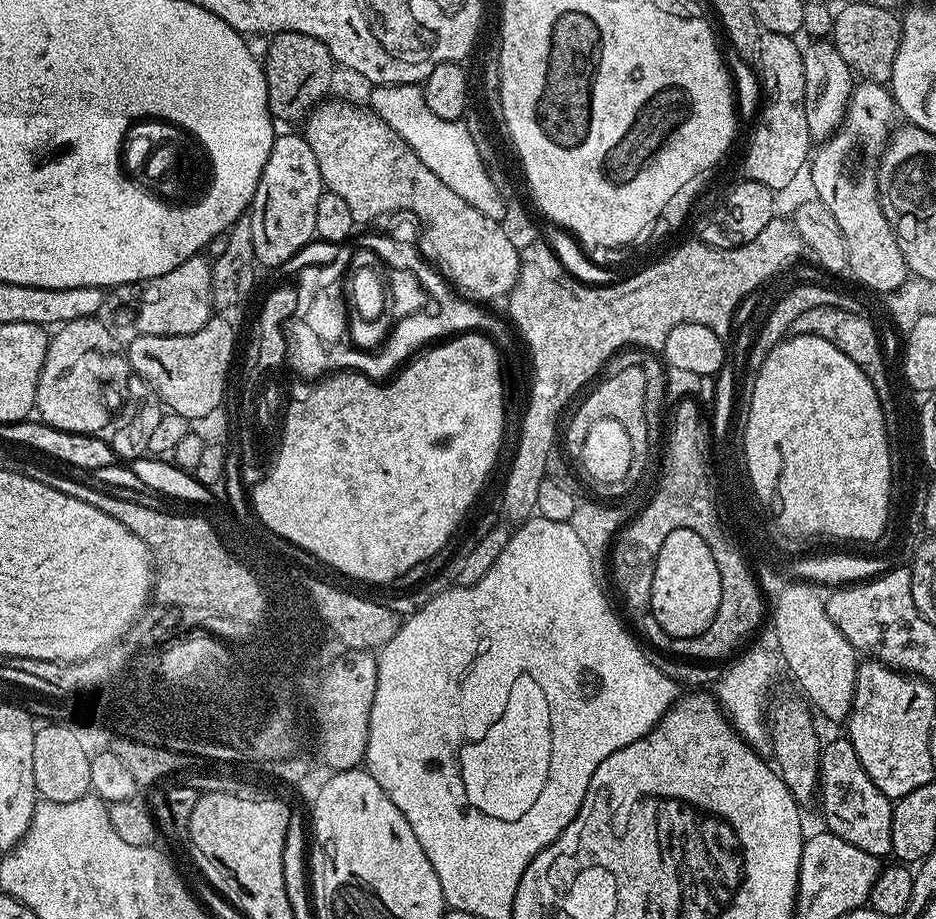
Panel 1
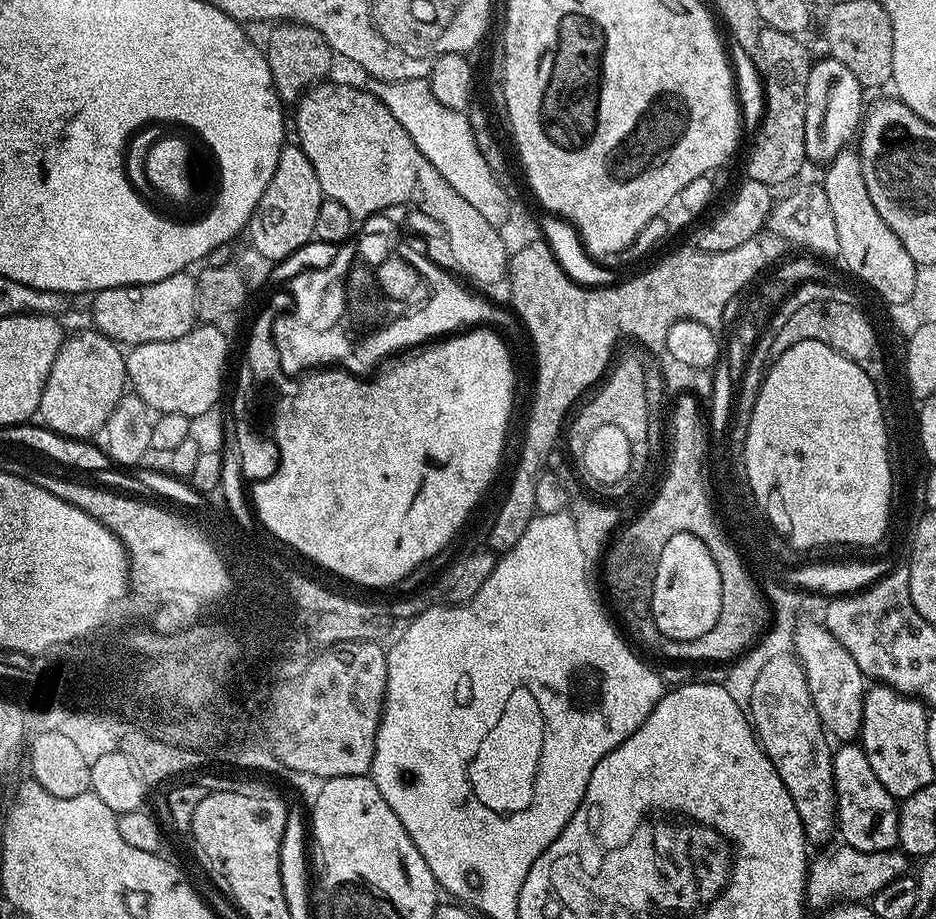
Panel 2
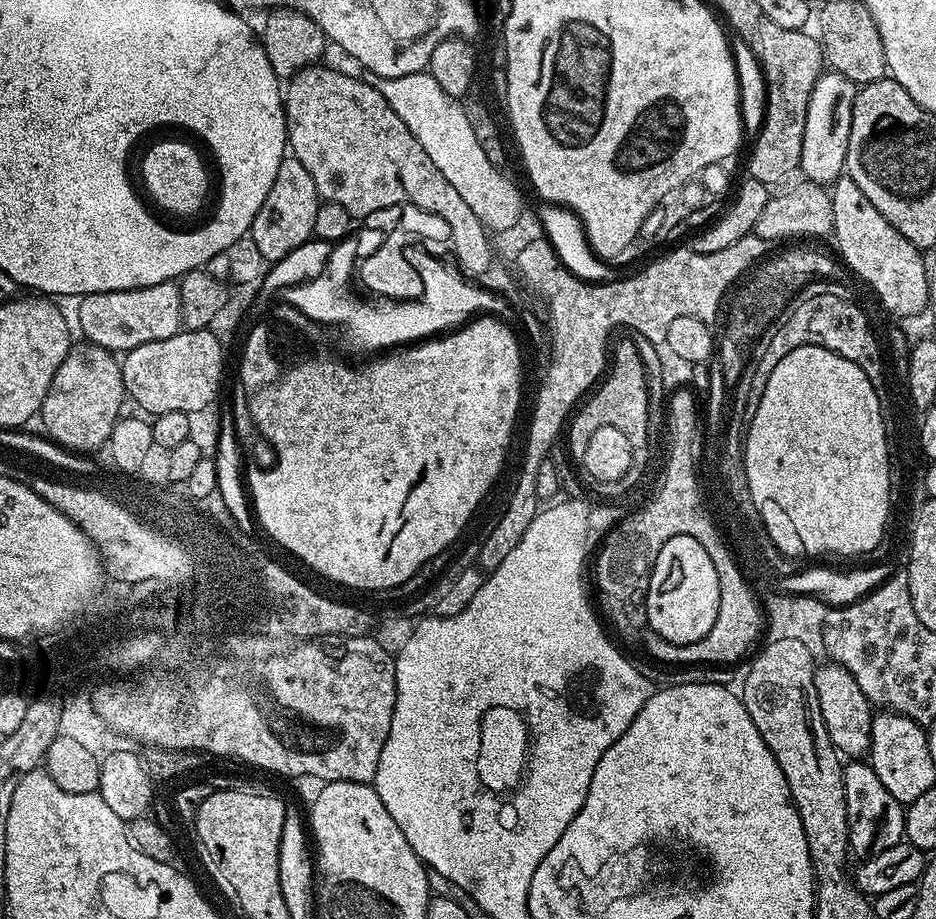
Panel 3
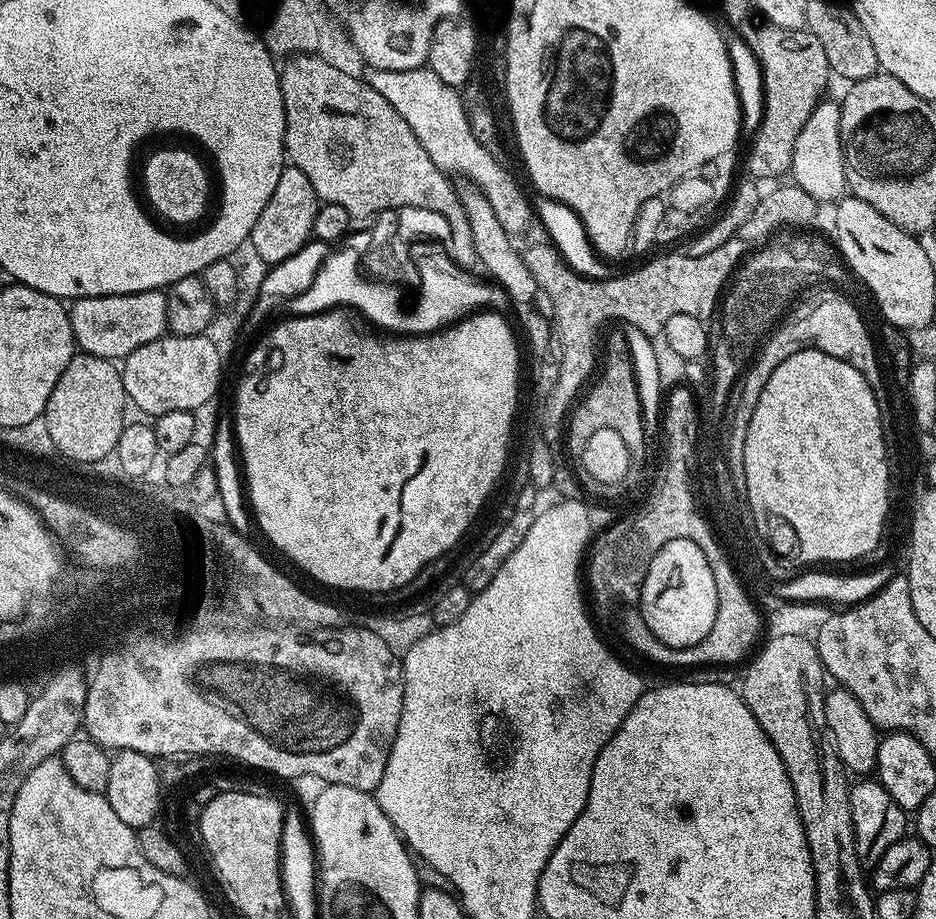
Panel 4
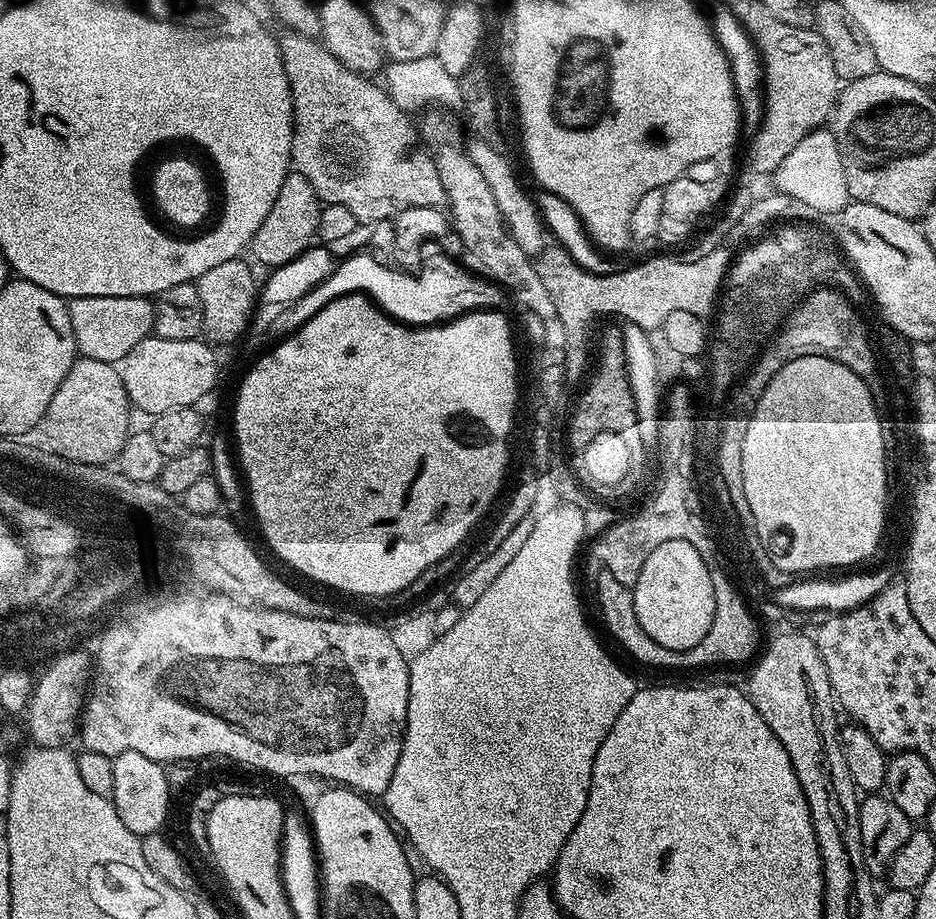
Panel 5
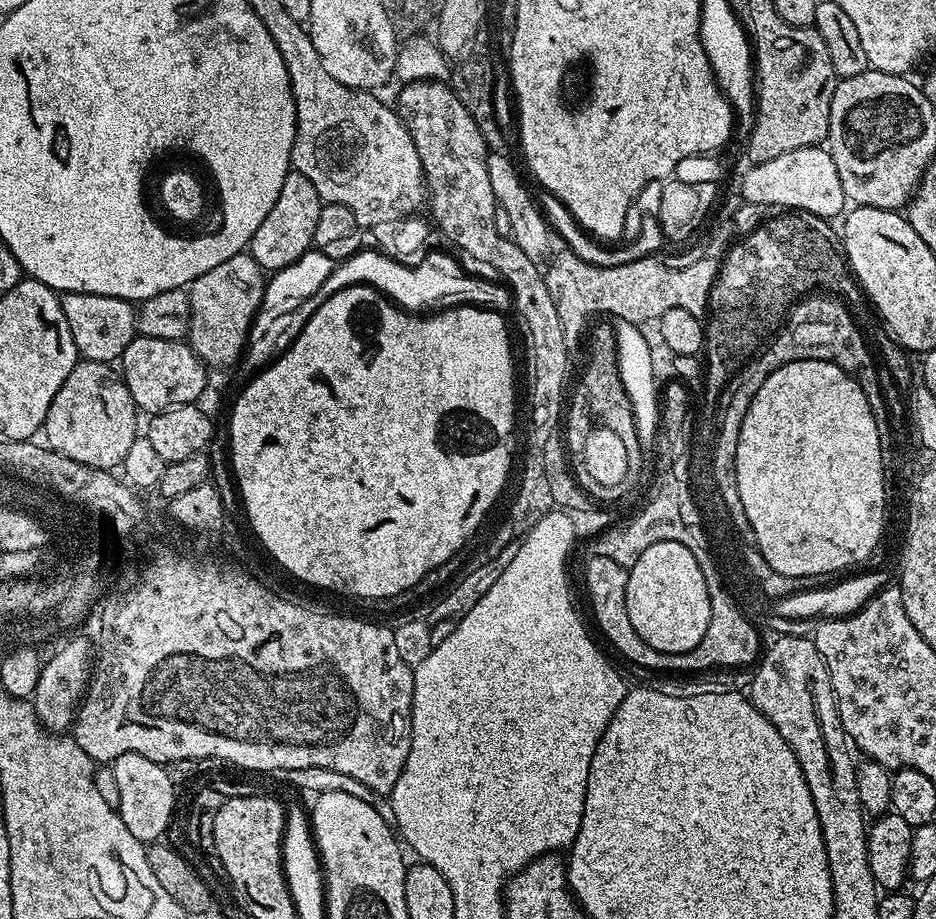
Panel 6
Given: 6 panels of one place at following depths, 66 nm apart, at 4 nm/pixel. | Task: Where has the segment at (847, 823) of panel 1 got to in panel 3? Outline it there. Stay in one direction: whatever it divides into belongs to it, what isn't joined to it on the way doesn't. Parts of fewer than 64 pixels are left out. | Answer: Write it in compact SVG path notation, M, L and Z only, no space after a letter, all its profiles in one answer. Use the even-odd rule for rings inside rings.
M859 758L844 764L844 793L848 819L846 844L851 855L853 852L856 858L867 858L882 854L882 850L890 850L890 846L904 840L905 805L898 803L894 794L882 786L882 778L874 774L871 763Z

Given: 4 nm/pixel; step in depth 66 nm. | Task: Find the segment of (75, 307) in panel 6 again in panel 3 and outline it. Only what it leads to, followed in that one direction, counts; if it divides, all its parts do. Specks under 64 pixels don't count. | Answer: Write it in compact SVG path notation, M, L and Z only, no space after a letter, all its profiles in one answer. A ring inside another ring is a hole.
M176 282L155 284L145 288L131 288L117 292L95 292L89 296L79 297L76 308L76 320L80 323L80 332L85 341L97 344L113 354L123 354L146 342L162 342L162 338L174 338L182 330L182 298L180 285Z

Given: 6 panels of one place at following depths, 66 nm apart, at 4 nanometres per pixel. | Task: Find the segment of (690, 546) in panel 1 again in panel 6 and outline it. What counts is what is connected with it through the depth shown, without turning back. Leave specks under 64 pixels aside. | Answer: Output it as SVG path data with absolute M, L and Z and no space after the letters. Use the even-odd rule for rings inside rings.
M662 541L654 543L642 551L638 560L628 568L628 581L624 595L624 612L630 618L630 626L654 650L682 654L694 650L698 642L706 634L706 626L710 626L710 594L706 580L702 578L701 567L690 550L680 542Z

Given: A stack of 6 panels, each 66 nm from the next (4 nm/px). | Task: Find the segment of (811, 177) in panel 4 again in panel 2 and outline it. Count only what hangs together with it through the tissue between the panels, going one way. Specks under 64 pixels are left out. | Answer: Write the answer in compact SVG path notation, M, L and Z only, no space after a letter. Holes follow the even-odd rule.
M831 58L817 59L813 63L810 70L810 82L806 82L806 157L819 166L827 166L831 164L833 158L839 152L845 151L849 147L848 144L859 133L862 123L862 117L866 111L866 103L864 104L865 89L861 88L858 78L854 78L854 74L850 74L850 70L846 70L846 66L842 66L842 62Z

